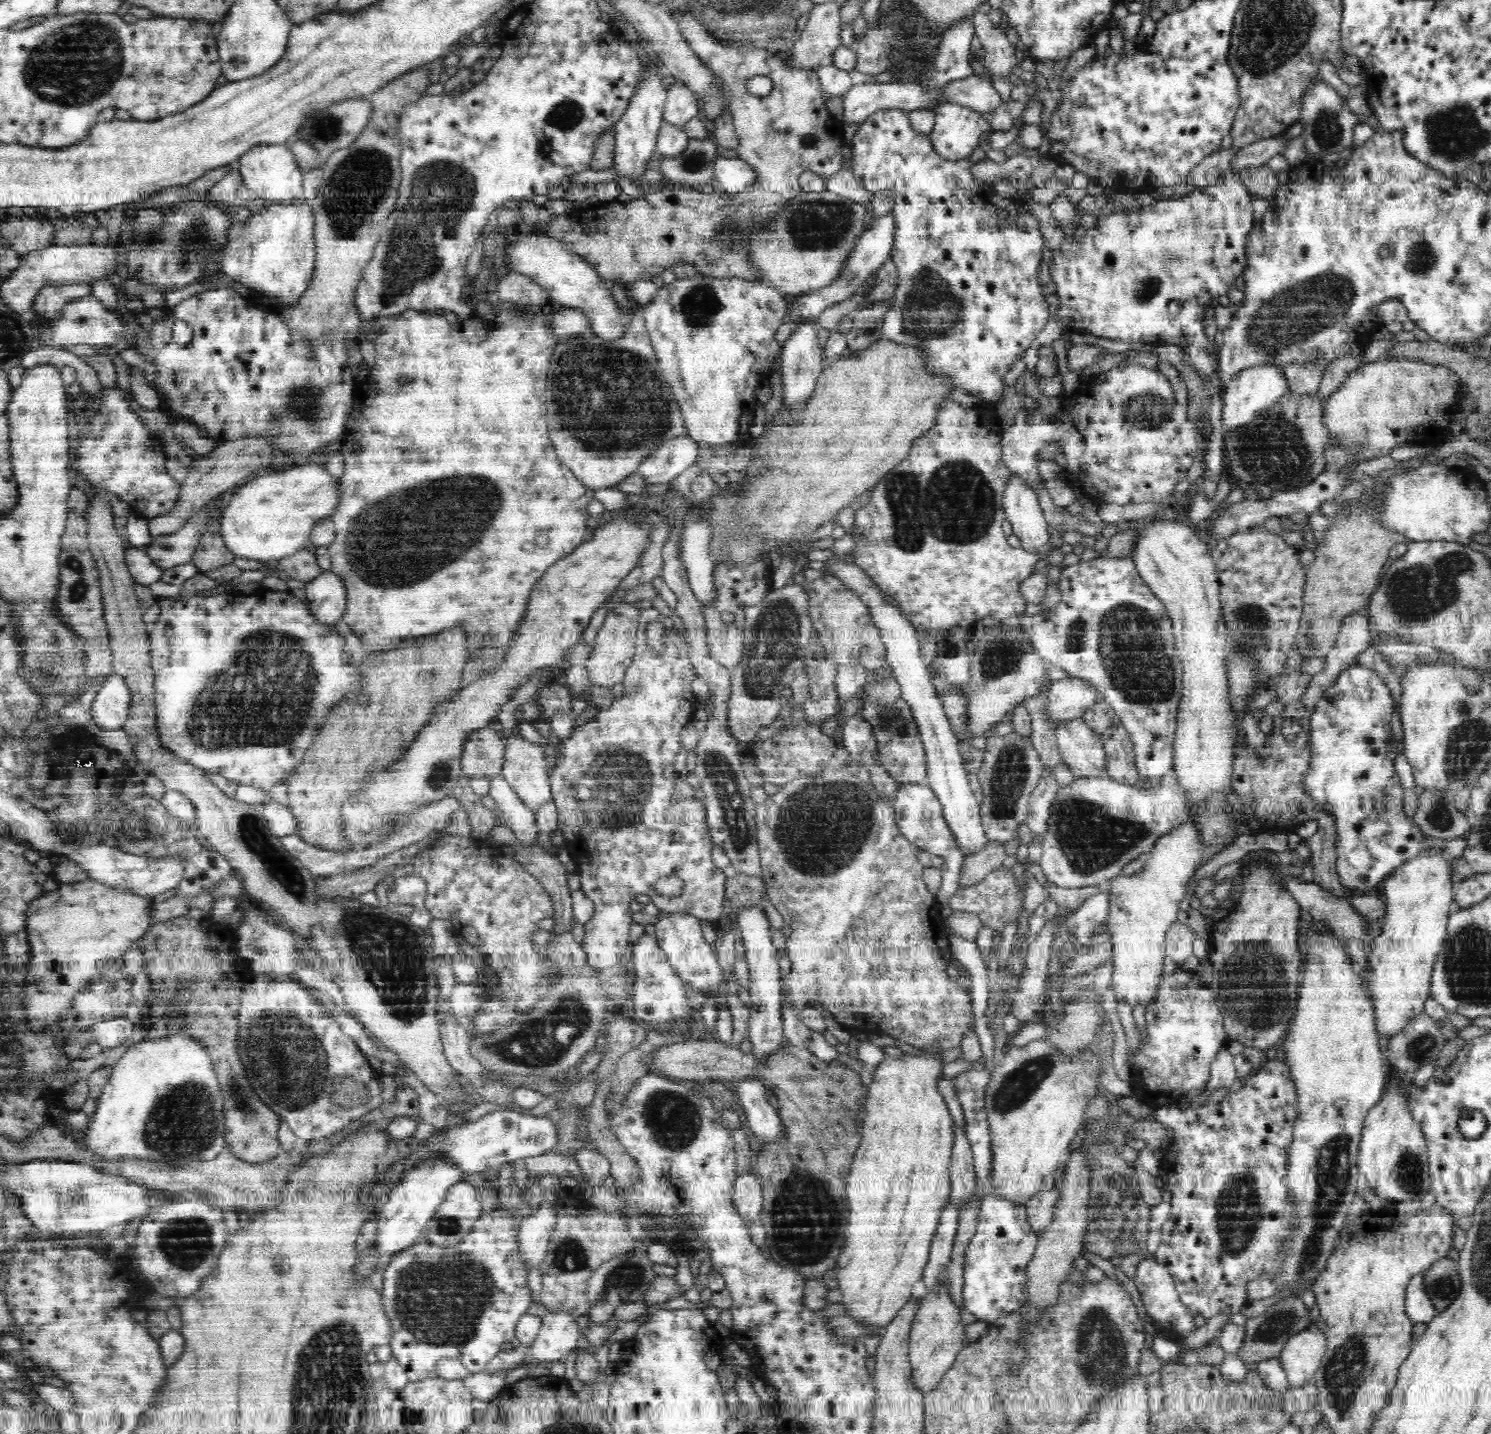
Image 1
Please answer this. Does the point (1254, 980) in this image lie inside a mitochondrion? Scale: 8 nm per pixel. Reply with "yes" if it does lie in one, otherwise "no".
yes

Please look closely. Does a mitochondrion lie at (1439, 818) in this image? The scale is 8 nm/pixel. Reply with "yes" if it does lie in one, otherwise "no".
yes

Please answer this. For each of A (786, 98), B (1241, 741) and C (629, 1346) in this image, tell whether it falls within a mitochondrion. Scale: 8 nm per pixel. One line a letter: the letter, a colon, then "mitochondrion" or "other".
A: other
B: other
C: other

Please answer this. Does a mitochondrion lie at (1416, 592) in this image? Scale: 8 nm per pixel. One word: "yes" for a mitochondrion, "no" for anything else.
yes

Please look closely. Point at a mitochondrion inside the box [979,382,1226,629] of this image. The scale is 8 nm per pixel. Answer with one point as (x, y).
(1151, 410)

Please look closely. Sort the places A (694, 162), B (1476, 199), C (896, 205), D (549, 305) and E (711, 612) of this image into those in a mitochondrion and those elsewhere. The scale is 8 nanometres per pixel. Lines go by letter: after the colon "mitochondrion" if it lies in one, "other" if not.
A: mitochondrion
B: other
C: other
D: other
E: other

